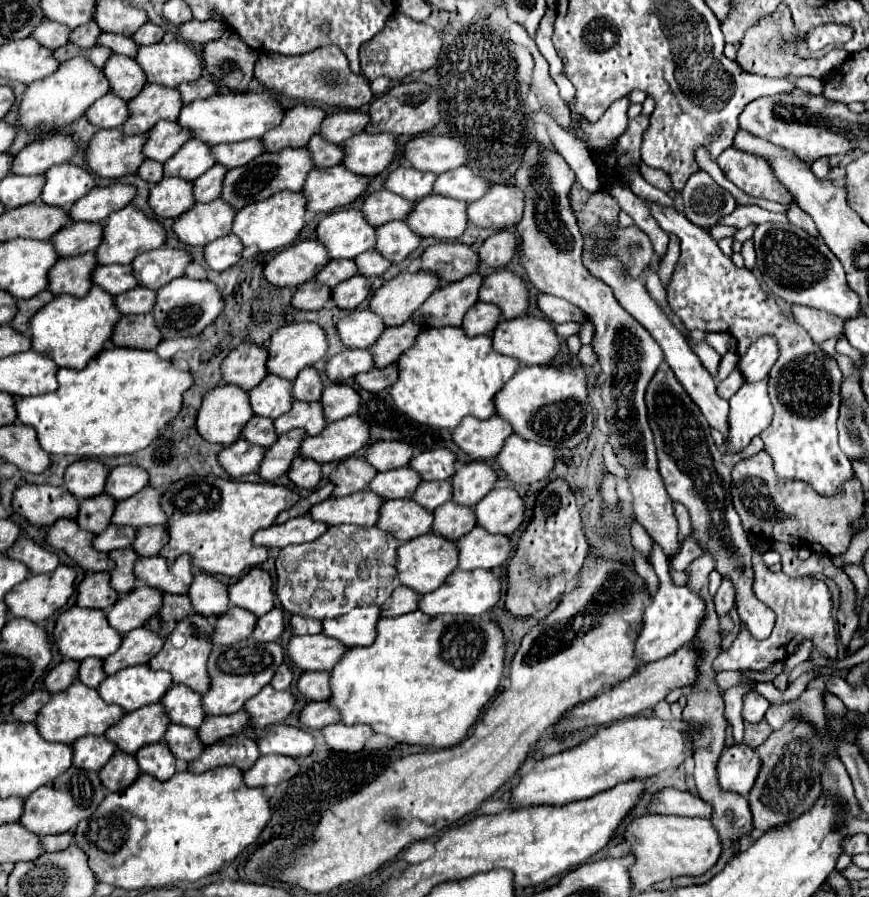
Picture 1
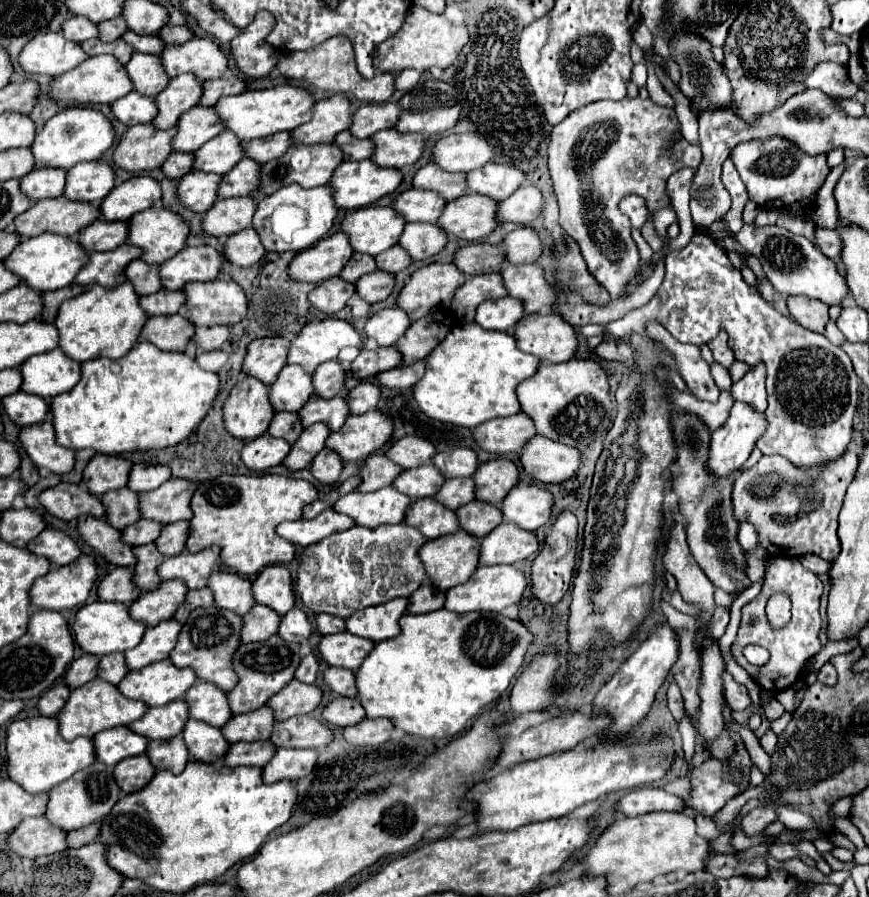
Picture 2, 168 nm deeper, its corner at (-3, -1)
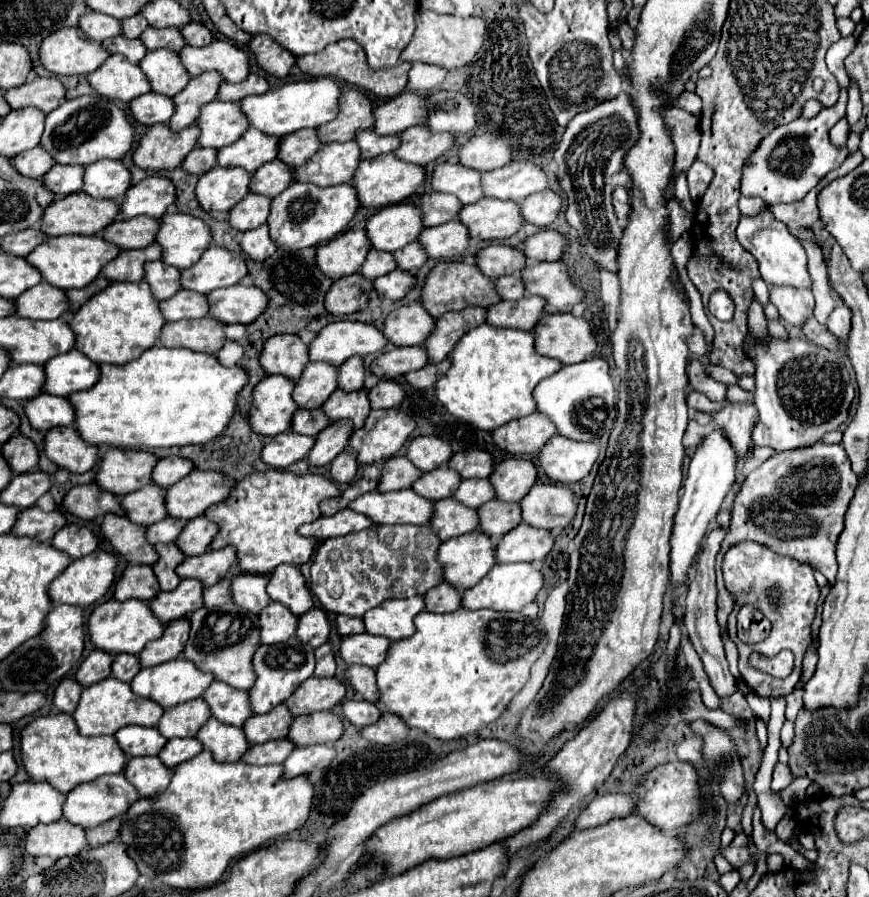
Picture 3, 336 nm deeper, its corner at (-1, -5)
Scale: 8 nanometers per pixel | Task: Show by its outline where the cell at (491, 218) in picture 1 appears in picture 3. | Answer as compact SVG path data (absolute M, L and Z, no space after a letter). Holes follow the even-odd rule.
M547 189L529 195L521 205L521 213L527 223L533 223L537 227L547 227L557 219L561 207L563 207L561 195L557 191Z

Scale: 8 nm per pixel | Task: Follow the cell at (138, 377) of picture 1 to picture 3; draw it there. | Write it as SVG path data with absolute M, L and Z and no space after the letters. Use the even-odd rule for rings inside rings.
M151 347L147 349L139 359L135 361L129 361L125 365L101 365L101 381L87 389L87 391L79 391L79 393L73 393L69 399L75 407L75 413L77 413L77 429L79 429L79 435L91 443L91 445L119 445L119 447L125 447L125 449L155 449L155 447L173 447L173 445L199 445L199 443L207 443L211 441L213 437L219 437L225 427L229 425L229 421L233 419L233 413L235 413L235 405L237 405L237 395L239 391L249 383L249 373L243 369L243 367L223 367L219 363L219 359L215 355L209 355L209 353L197 353L197 351L189 351L189 349L169 349L169 347Z

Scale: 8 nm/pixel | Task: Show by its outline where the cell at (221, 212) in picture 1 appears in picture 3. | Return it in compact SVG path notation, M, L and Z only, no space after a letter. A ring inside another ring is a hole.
M249 193L241 203L237 203L229 211L229 223L231 223L231 227L235 227L239 231L255 229L255 227L259 227L267 221L269 209L271 209L271 199L269 197Z

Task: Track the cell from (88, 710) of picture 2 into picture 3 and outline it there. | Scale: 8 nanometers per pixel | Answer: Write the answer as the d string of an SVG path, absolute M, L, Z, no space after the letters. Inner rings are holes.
M107 677L99 683L93 683L83 689L81 701L73 713L79 733L81 735L115 735L117 729L125 725L141 725L141 723L159 723L165 709L157 705L155 701L149 701L145 697L137 697L131 691L129 683L117 681L115 677Z

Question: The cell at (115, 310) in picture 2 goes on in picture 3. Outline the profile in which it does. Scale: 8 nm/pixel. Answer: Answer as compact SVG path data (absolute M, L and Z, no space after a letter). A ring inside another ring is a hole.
M111 283L107 289L91 297L69 321L77 335L75 349L85 353L93 363L123 365L137 359L143 351L151 349L165 325L159 311L159 301L153 297L149 283Z

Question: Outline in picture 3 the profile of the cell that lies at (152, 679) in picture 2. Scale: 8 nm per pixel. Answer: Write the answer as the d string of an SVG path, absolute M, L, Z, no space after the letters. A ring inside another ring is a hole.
M173 659L169 663L161 663L157 667L149 667L149 669L141 669L137 673L137 677L131 681L131 689L147 699L157 701L159 705L163 705L165 709L181 705L185 701L191 701L195 697L201 697L205 693L205 689L215 681L215 677L211 673L203 673L199 671L189 659Z

